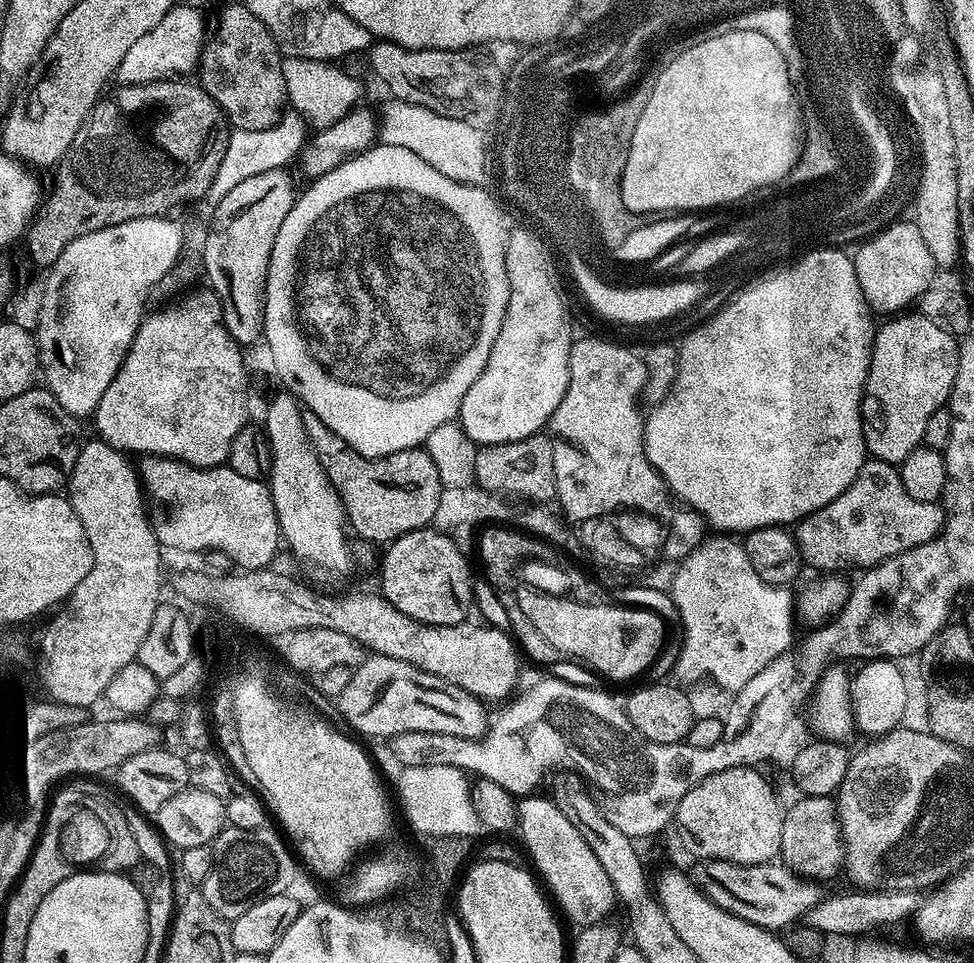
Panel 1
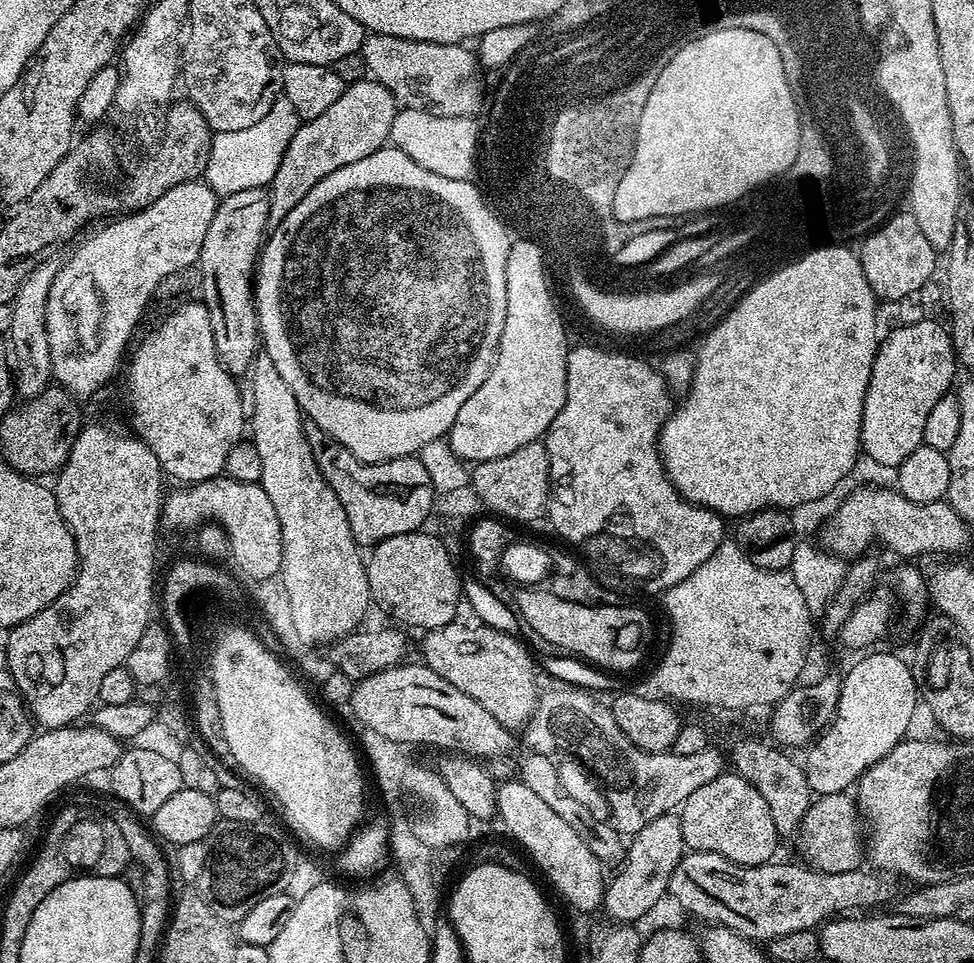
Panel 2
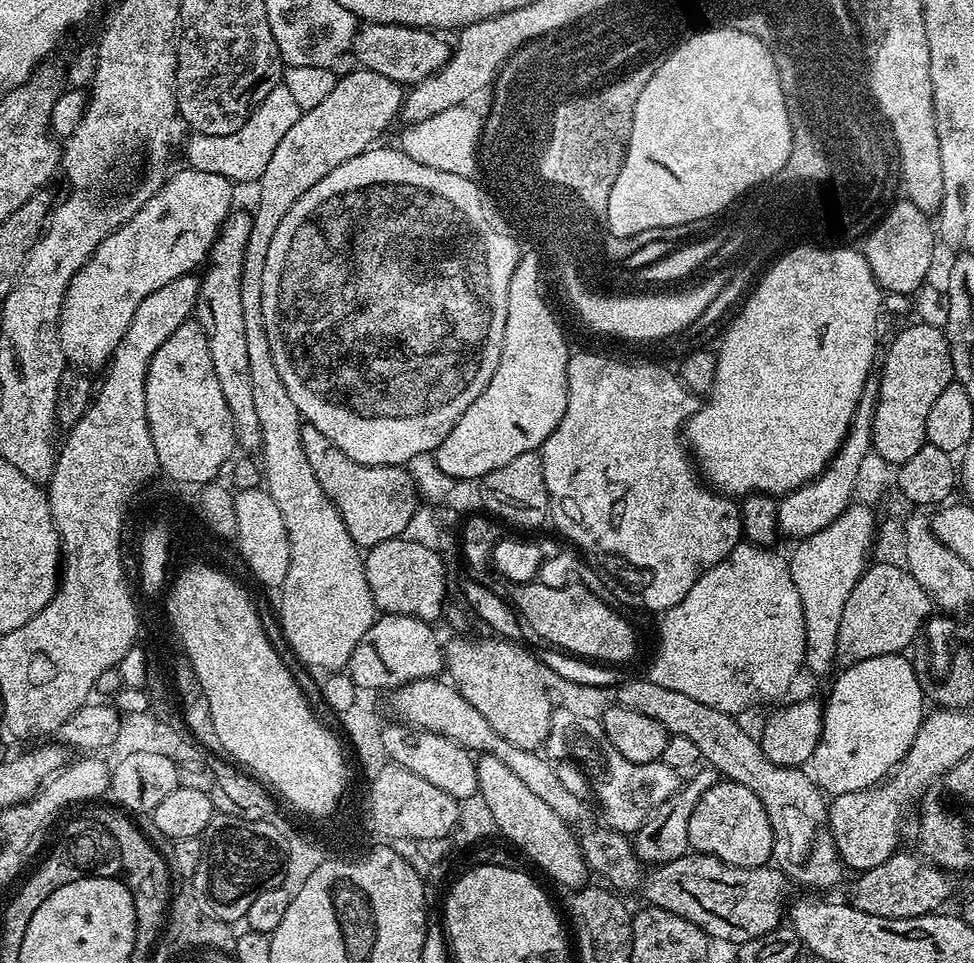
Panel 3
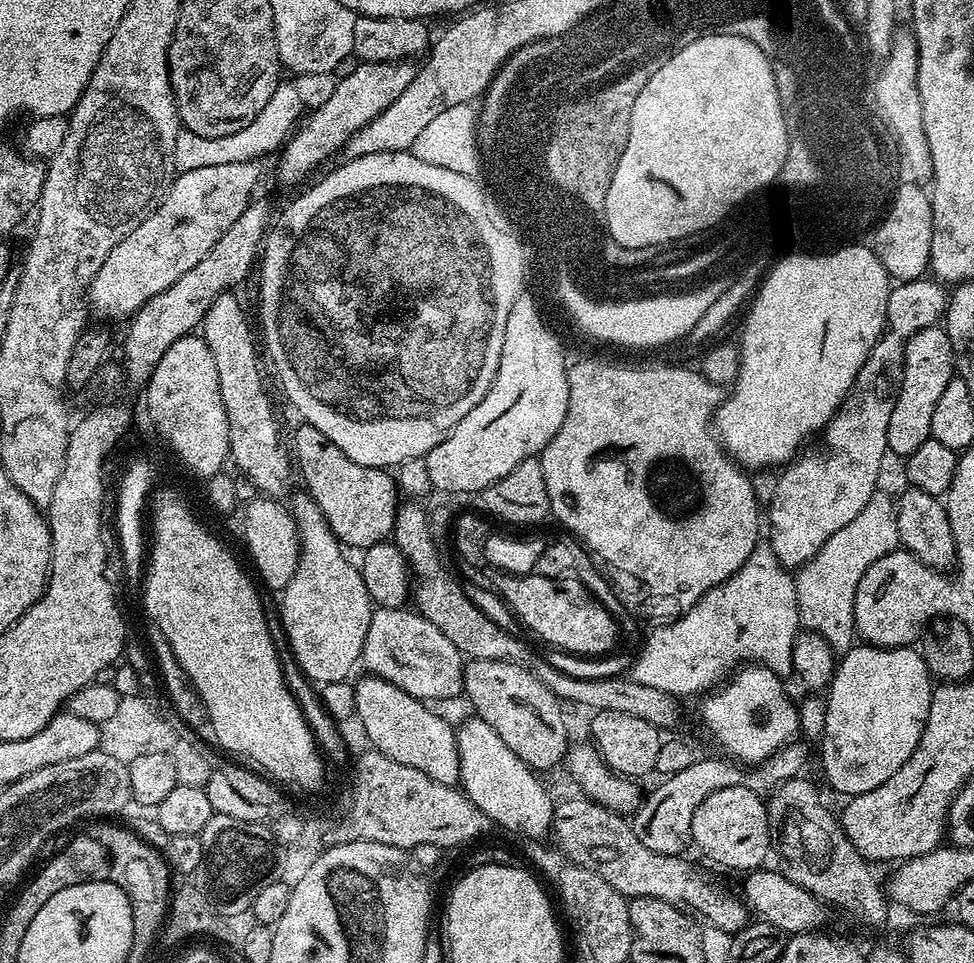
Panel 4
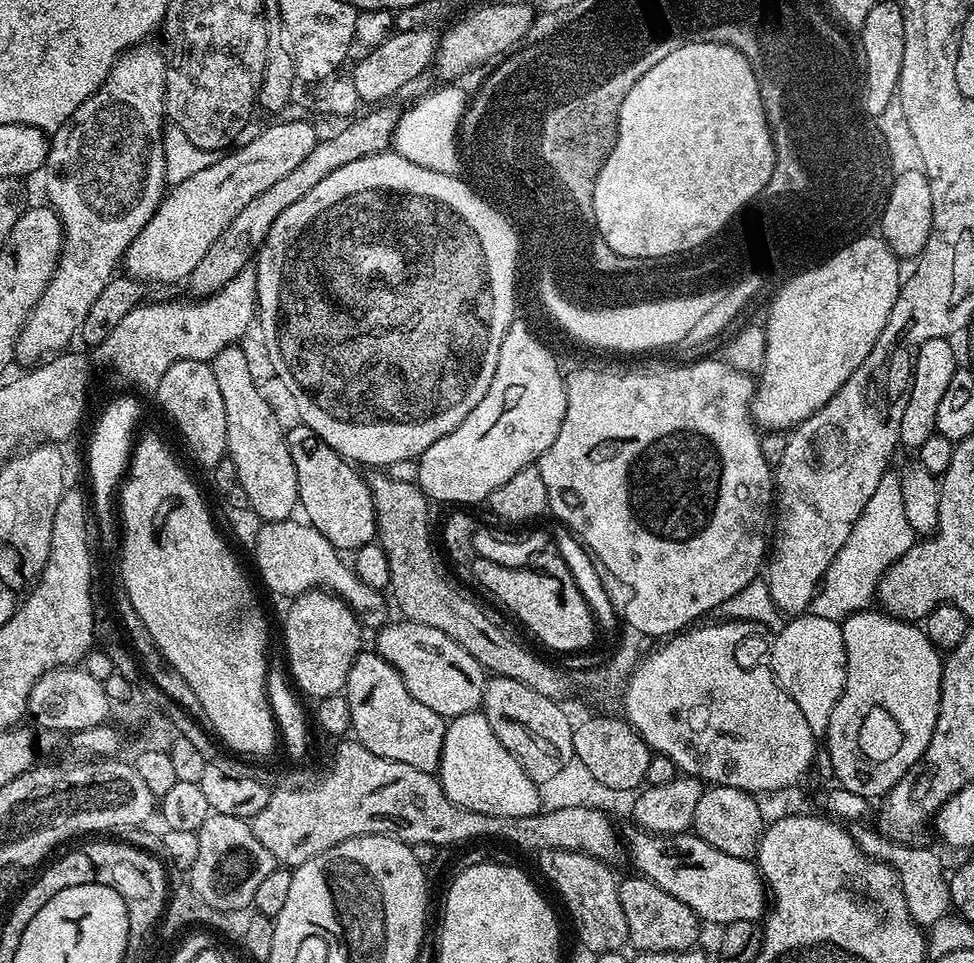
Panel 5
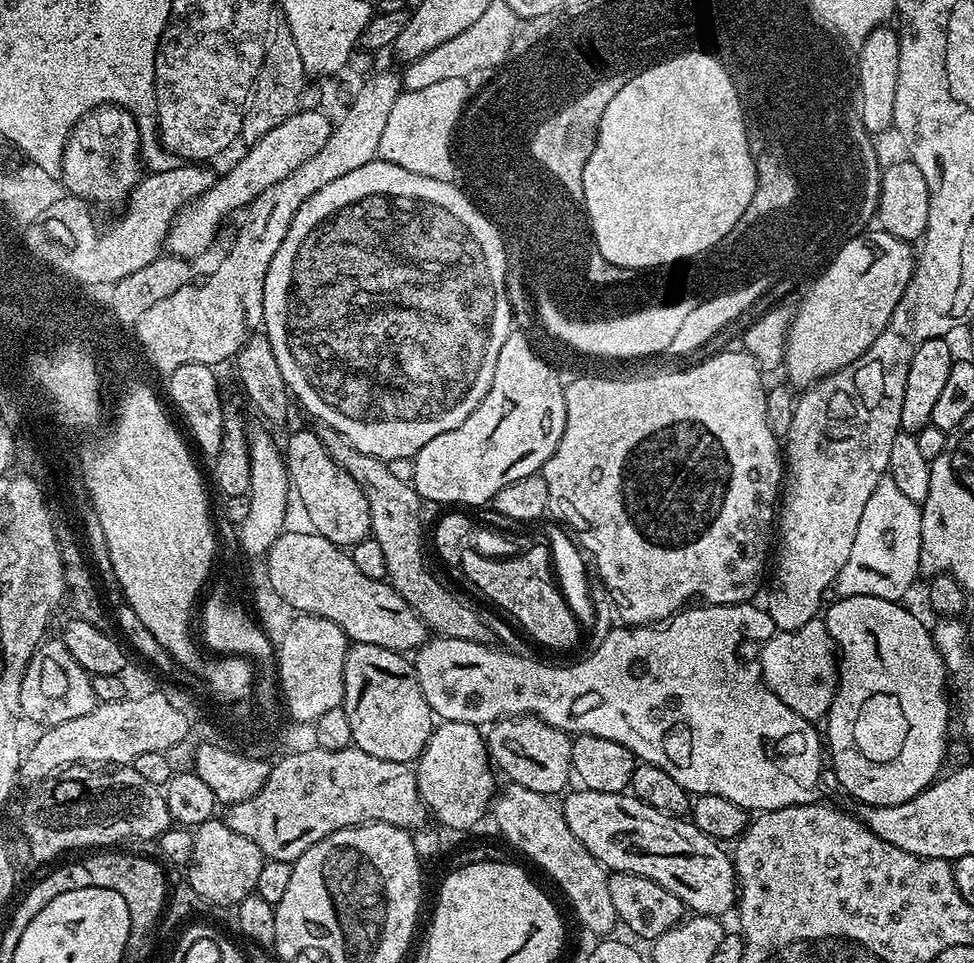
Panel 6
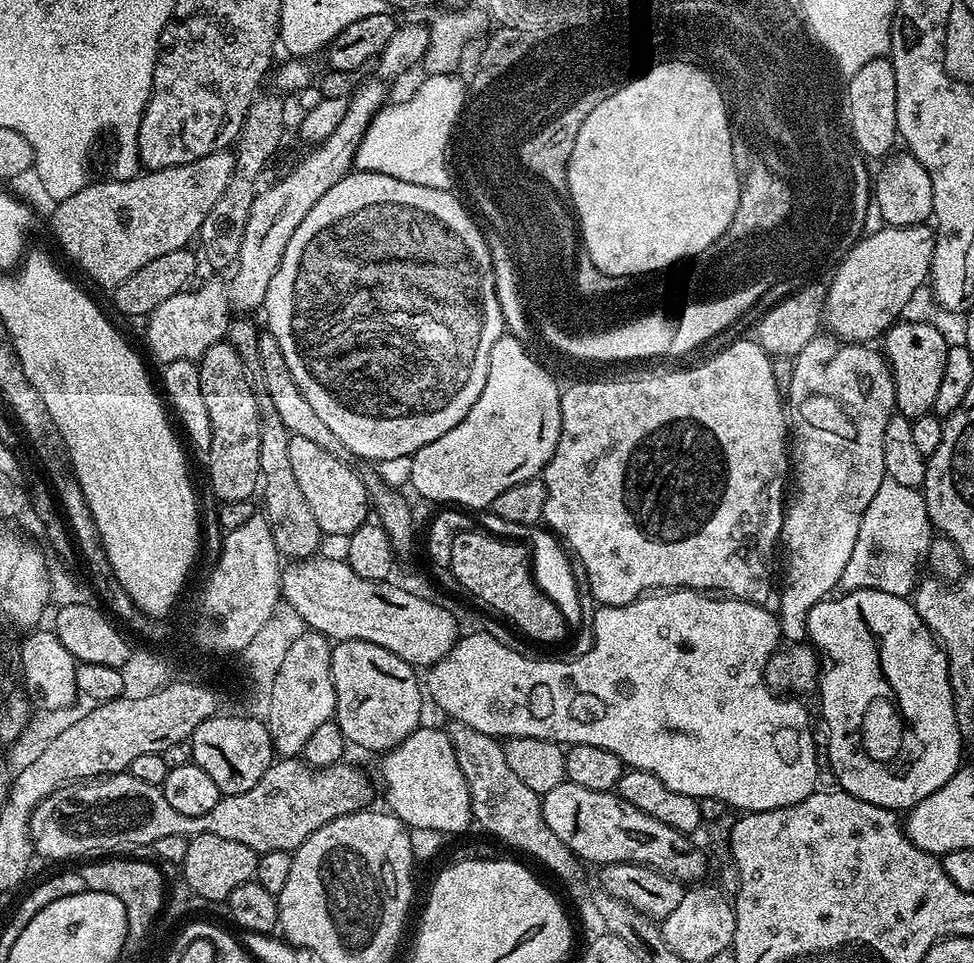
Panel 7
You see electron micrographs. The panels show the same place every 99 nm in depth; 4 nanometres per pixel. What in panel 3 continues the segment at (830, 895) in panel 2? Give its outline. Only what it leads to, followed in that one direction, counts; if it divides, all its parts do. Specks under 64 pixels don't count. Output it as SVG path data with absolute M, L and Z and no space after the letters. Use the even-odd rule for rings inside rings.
M900 850L886 858L886 862L861 871L852 888L852 907L886 918L927 916L943 909L940 907L947 902L952 892L952 876L943 867L917 856ZM685 854L668 864L653 867L644 884L644 896L649 905L665 908L673 916L681 916L698 925L709 937L733 940L739 946L758 934L781 927L780 915L785 915L784 883L786 877L779 868L735 868L712 856Z

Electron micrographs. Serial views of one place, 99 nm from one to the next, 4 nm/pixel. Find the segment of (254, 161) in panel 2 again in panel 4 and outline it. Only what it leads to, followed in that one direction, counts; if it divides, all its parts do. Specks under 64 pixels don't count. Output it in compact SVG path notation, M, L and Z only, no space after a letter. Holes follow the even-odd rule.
M282 82L274 90L274 94L270 94L270 102L266 102L258 118L254 118L250 126L242 126L238 134L226 134L222 138L202 138L202 134L182 130L178 134L178 142L174 142L176 167L180 172L189 172L202 170L202 166L226 166L230 162L259 161L260 156L266 155L267 152L275 153L287 141L297 125L301 123L305 112L302 98L298 98L295 83Z

